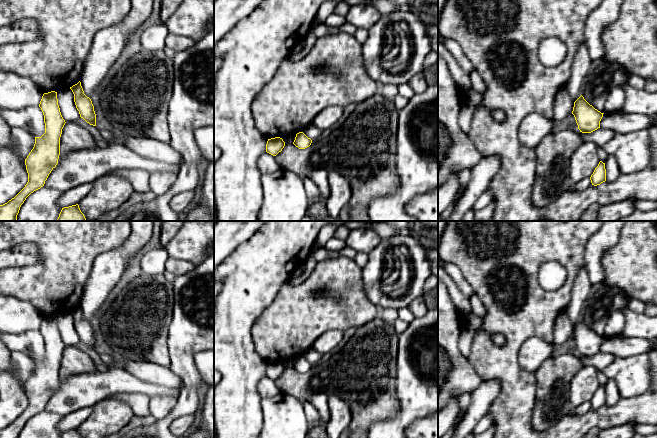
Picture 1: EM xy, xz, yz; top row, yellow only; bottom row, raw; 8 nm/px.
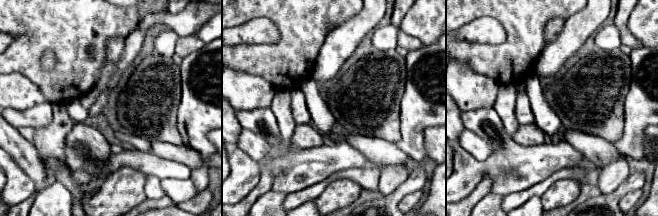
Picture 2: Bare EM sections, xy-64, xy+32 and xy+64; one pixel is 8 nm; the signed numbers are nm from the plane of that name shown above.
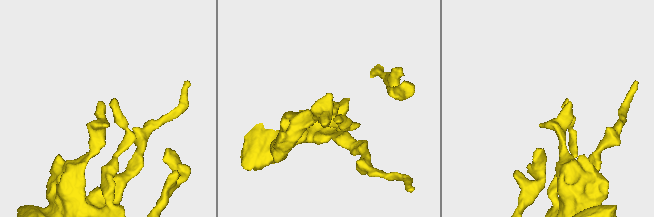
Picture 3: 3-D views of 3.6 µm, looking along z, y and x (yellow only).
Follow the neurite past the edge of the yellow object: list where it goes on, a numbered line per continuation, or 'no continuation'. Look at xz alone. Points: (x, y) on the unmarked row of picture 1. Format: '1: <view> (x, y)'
no continuation

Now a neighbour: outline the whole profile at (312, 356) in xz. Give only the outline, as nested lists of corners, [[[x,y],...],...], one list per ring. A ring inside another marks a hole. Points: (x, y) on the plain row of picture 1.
[[[312,349],[307,350],[302,356],[312,365],[317,364],[322,358],[322,354]]]

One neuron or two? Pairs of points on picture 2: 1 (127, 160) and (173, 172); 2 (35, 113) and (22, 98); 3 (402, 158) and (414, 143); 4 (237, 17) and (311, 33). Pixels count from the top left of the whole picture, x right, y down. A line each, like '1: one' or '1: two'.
1: one
2: two
3: two
4: one

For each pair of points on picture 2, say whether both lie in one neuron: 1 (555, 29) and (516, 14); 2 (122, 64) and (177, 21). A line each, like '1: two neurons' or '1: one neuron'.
1: two neurons
2: one neuron

